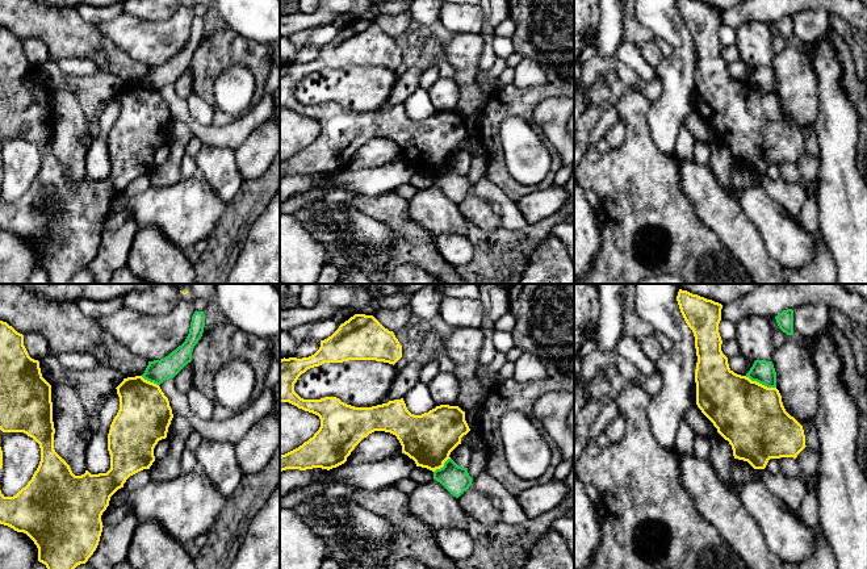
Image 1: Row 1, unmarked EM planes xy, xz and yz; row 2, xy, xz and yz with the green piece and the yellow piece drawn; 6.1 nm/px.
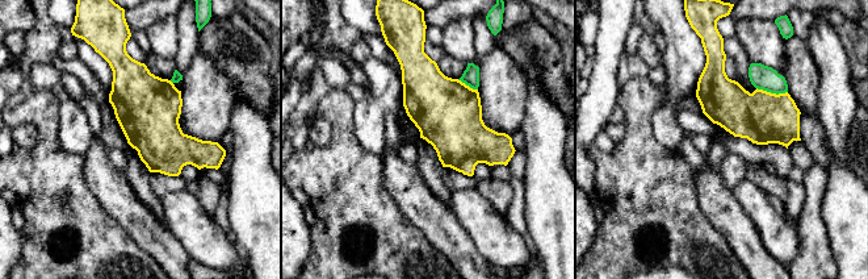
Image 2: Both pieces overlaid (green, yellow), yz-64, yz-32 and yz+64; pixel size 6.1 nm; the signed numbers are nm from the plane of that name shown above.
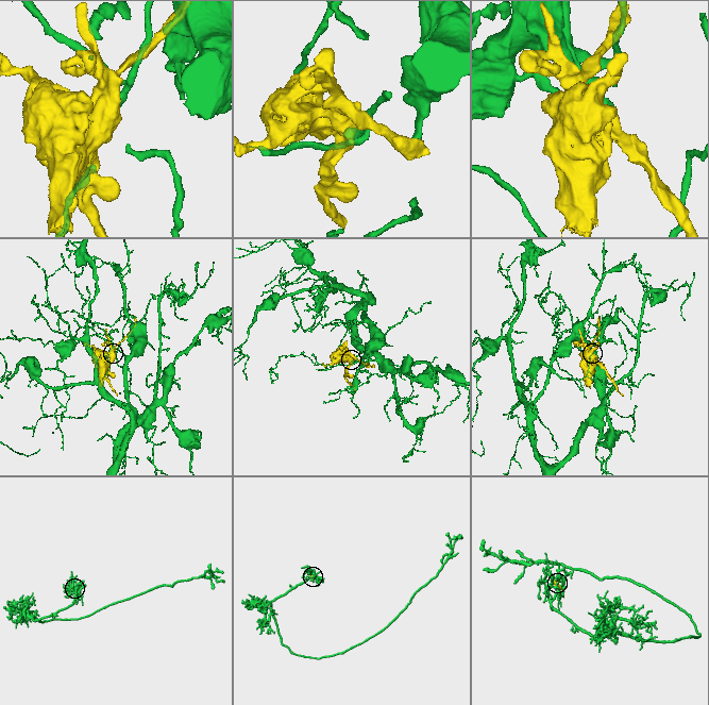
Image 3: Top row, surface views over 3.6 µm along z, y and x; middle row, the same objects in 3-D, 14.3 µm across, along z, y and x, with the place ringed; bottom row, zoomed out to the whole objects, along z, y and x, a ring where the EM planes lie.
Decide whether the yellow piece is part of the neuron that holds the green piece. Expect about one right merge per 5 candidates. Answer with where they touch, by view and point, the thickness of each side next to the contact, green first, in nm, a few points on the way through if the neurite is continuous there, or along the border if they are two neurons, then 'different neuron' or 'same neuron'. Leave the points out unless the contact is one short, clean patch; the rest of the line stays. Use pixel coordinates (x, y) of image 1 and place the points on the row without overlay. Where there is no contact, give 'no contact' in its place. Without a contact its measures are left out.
yz (761, 88) | 140/420 nm | along yz (745, 82), (775, 93) | different neuron

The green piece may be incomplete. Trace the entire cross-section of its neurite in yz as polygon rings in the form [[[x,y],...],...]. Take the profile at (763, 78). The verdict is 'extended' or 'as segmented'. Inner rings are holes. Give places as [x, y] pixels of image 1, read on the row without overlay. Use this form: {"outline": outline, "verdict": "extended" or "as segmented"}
{"outline": [[[755,66],[746,83],[767,93],[776,93],[776,78],[772,67]]], "verdict": "as segmented"}

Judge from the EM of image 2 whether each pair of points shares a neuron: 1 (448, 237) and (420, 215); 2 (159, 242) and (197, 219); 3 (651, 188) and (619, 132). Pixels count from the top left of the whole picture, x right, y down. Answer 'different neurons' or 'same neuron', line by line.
1: same neuron
2: different neurons
3: different neurons

